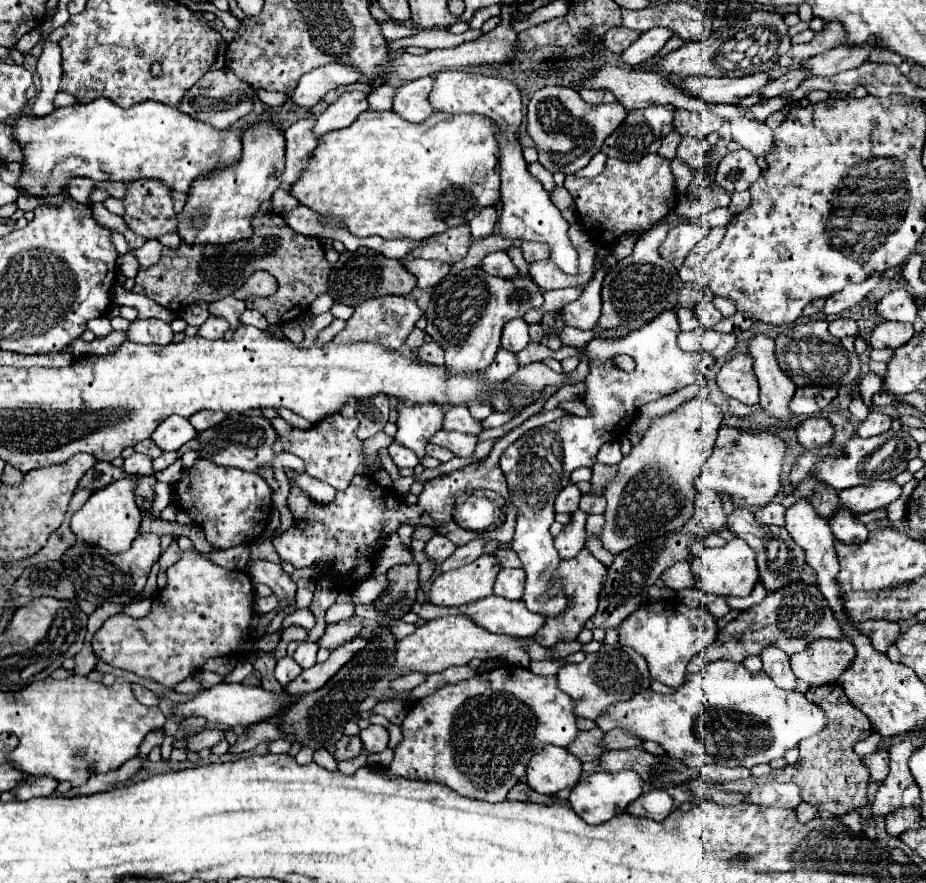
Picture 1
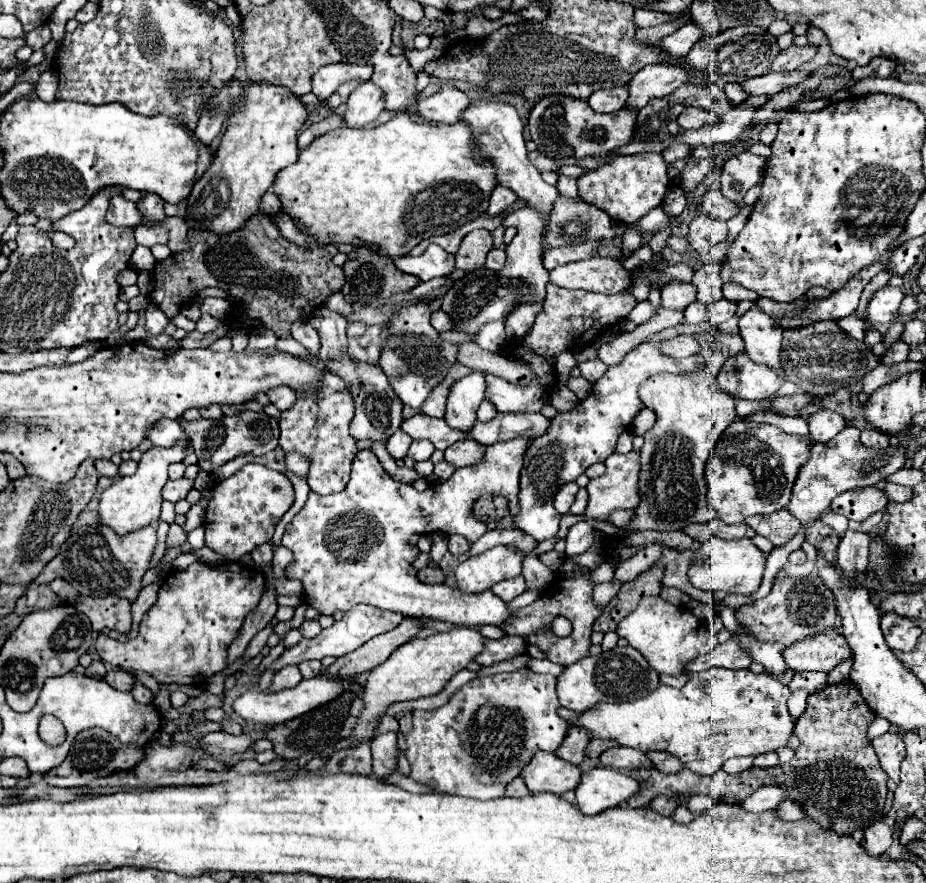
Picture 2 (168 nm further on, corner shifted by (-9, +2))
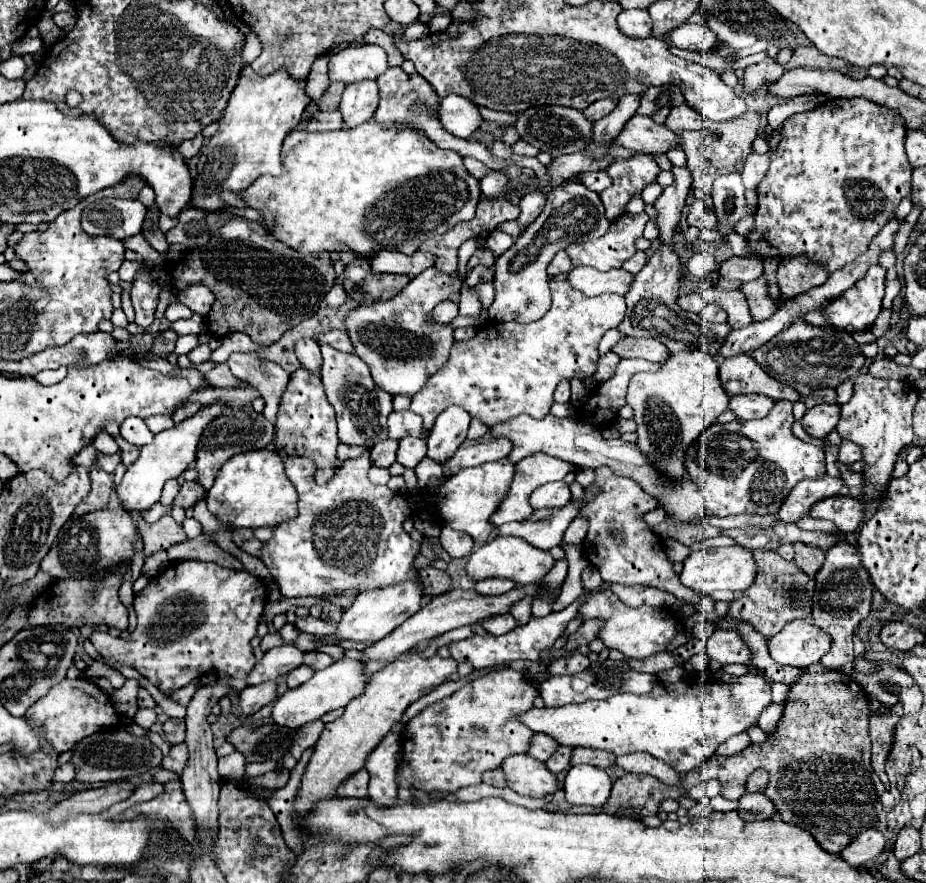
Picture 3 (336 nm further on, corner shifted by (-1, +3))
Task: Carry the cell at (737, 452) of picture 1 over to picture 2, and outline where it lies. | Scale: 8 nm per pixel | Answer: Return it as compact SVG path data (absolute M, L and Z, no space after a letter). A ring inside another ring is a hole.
M748 420L732 422L720 436L712 452L712 460L708 460L706 464L708 502L716 510L720 520L726 524L734 524L734 522L744 522L746 518L756 514L772 514L780 508L786 508L790 502L790 492L796 480L796 472L800 464L804 464L804 460L808 458L808 446L812 446L812 440L808 436L786 434L784 430L770 424L756 424Z

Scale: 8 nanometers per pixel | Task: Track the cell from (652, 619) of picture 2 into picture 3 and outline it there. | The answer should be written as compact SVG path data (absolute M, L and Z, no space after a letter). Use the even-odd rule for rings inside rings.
M610 589L590 591L585 603L579 608L578 617L583 621L588 619L604 621L604 625L600 627L598 639L602 639L602 643L608 649L618 649L620 653L624 653L624 657L632 657L632 659L644 659L644 657L650 657L658 651L666 651L668 641L678 631L676 618L668 611L667 607L664 610L642 605L642 607L632 609L632 607L624 605Z

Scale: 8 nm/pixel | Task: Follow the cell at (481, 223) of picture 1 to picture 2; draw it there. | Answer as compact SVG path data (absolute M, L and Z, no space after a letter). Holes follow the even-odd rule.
M496 186L494 188L494 192L492 192L492 196L490 196L490 206L488 206L488 210L486 210L486 214L488 216L500 216L502 212L506 212L512 204L516 202L516 194L512 192L512 190L508 190L508 188L504 188L504 186Z

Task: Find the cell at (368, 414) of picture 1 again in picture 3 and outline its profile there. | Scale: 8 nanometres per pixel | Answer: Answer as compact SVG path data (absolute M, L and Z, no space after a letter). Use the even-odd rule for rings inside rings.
M322 345L322 357L324 365L320 371L320 379L326 389L328 403L336 411L338 421L338 439L344 445L362 445L362 447L374 447L382 439L388 437L386 417L392 413L392 395L388 395L384 389L380 389L370 375L368 365L348 353L340 353L332 347Z

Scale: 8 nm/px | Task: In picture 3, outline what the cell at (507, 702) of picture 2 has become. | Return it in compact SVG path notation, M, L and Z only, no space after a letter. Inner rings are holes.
M514 669L494 671L462 689L428 705L420 715L408 721L406 737L402 739L402 763L398 785L424 793L446 791L456 793L462 787L478 785L482 773L498 769L508 755L524 753L532 739L532 731L522 727L518 715L532 707L538 689L524 681L524 675Z

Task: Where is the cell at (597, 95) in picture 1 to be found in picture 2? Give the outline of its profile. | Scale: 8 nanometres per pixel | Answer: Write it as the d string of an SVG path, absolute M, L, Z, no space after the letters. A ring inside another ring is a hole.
M614 86L614 88L604 88L604 90L592 92L592 96L588 98L588 104L596 112L608 112L610 114L610 112L624 108L626 100L628 100L628 88L626 86Z

